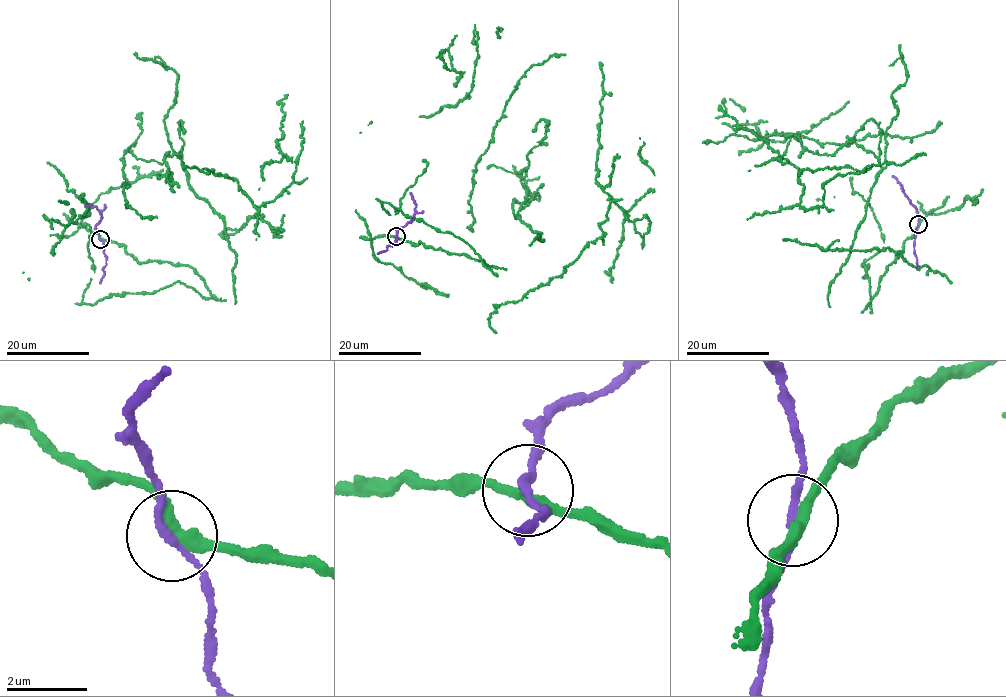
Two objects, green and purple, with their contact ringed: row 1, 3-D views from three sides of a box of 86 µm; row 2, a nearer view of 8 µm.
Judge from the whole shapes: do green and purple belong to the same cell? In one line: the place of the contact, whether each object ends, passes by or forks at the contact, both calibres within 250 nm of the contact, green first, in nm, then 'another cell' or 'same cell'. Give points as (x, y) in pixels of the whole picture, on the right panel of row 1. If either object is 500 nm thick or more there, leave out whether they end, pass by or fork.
at (918, 224); green passes by; purple passes by; 280 nm thick on the green side, 160 nm on the other; another cell

